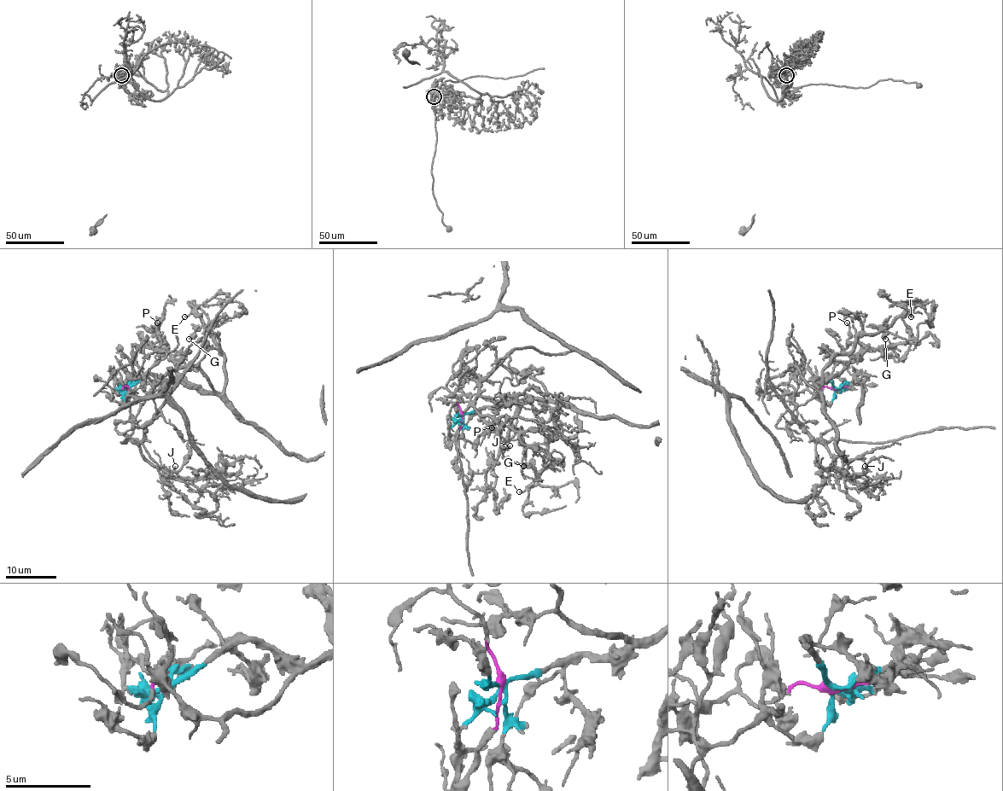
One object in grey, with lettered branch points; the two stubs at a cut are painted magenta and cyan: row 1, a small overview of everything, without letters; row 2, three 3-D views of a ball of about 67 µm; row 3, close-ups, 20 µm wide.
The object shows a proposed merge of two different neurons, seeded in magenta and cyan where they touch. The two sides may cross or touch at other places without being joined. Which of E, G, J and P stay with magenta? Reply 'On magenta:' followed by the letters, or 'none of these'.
On magenta: J

